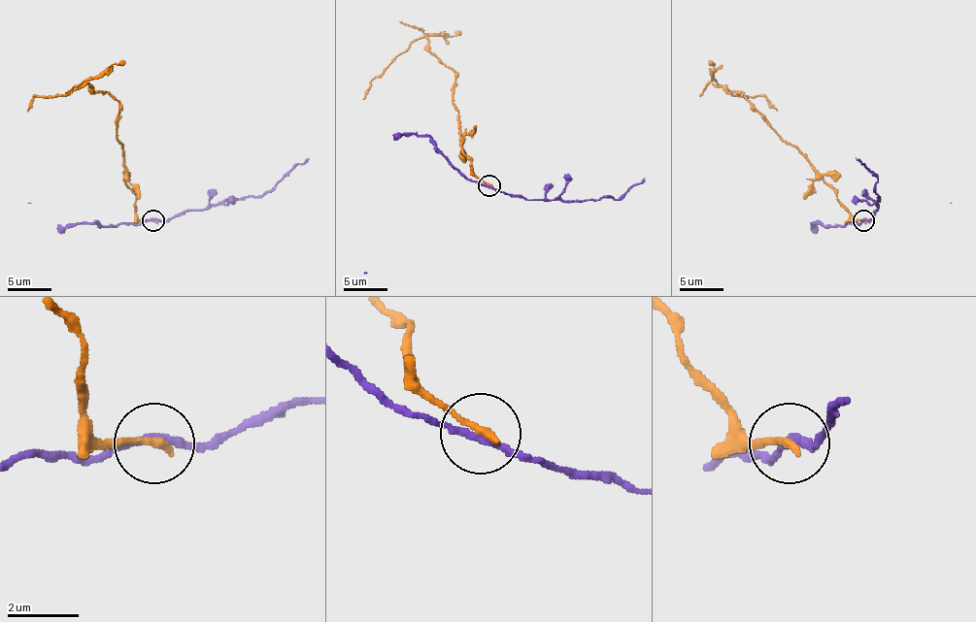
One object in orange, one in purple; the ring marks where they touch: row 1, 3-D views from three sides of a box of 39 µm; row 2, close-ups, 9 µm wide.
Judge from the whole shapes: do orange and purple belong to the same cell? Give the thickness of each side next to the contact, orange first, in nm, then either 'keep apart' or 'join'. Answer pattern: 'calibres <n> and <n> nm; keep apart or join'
calibres 240 and 200 nm; keep apart

